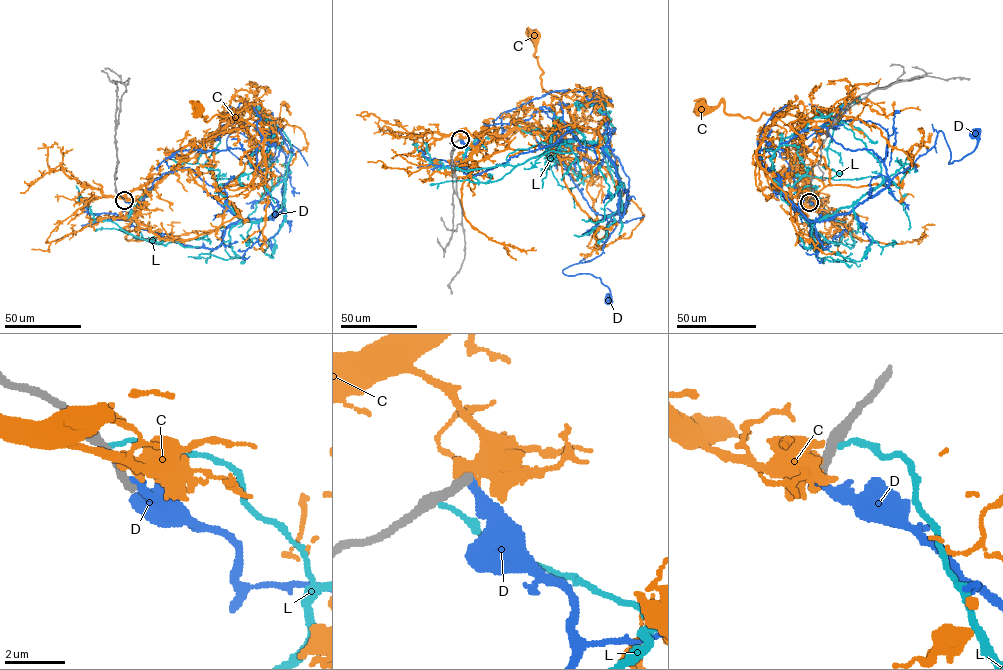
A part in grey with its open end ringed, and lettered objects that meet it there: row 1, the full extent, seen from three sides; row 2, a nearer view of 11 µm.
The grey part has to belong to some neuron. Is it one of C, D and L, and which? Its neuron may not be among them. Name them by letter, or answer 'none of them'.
none of them

